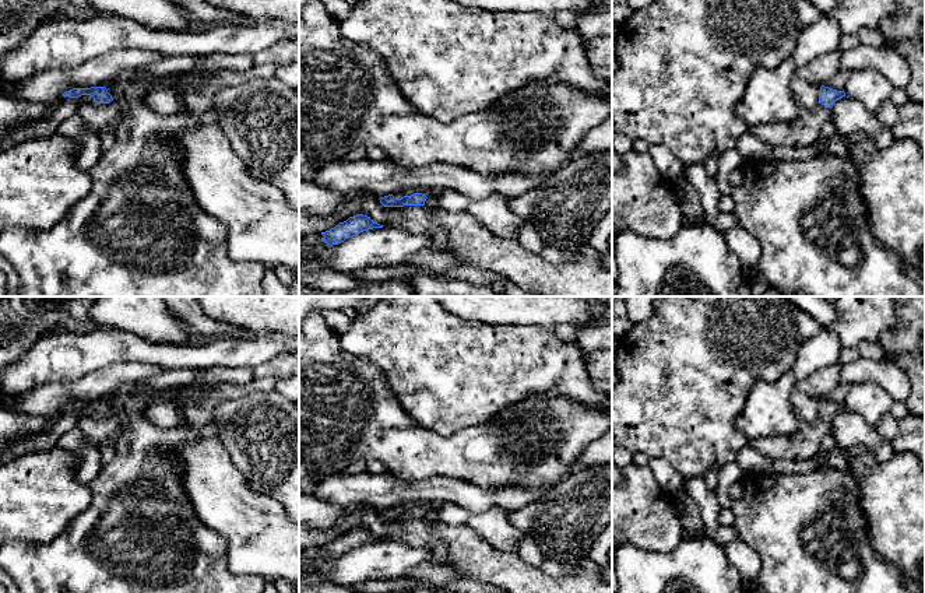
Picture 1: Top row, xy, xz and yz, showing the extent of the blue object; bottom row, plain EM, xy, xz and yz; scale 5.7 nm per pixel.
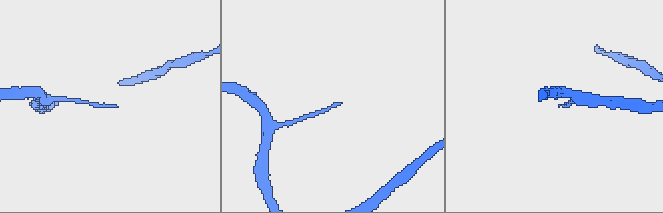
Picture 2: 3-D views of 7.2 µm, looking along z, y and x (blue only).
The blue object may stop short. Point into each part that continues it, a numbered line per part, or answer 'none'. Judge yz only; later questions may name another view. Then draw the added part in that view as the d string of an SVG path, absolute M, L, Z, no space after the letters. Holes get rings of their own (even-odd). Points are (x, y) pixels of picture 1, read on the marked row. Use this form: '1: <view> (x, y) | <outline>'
1: yz (805, 129) | M817 103L812 109L802 109L791 123L757 124L750 130L769 145L806 147L820 136L823 124L831 119L831 109Z

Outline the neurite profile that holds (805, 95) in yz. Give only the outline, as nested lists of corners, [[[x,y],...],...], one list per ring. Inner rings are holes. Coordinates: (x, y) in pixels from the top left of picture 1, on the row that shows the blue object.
[[[796,74],[789,80],[789,94],[795,105],[802,109],[812,109],[819,103],[820,87],[801,80]]]

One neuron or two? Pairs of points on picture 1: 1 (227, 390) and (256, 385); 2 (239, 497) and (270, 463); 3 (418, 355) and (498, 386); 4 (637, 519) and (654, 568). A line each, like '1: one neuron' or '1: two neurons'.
1: one neuron
2: two neurons
3: one neuron
4: two neurons

